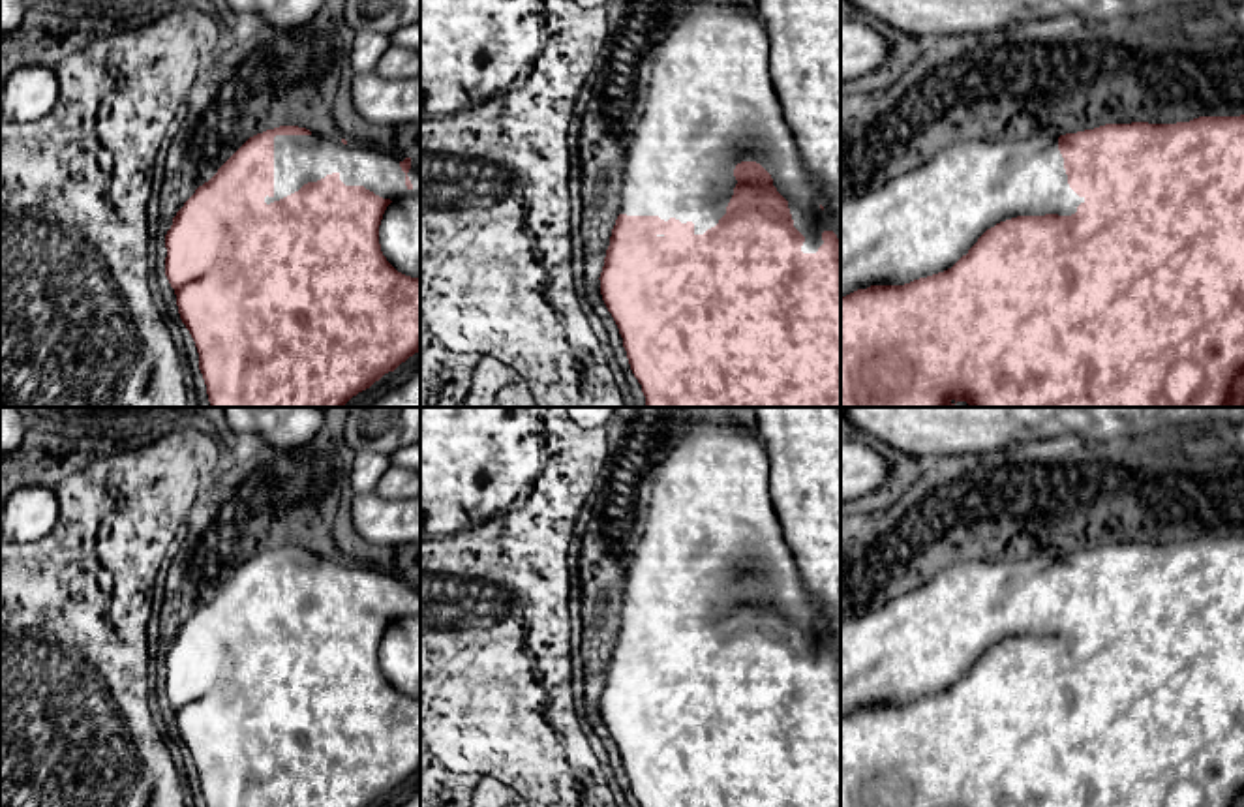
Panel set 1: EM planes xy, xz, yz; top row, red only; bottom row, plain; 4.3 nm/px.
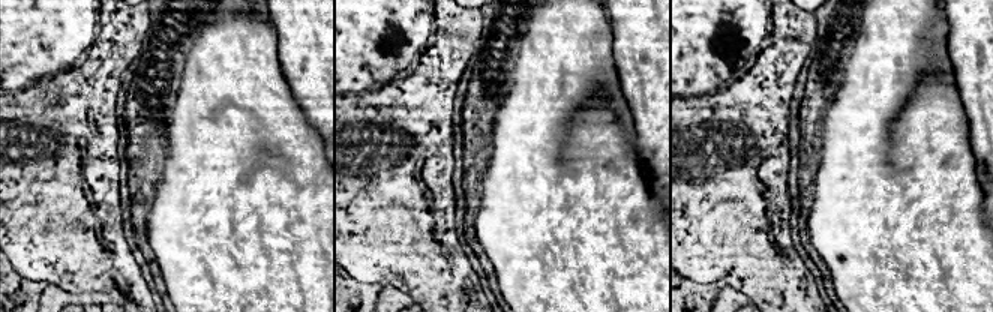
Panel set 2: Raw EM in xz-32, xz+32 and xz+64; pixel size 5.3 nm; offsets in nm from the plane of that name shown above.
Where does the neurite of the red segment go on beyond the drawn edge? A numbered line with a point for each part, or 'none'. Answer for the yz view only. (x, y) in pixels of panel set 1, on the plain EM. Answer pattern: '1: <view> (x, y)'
1: yz (920, 644)

